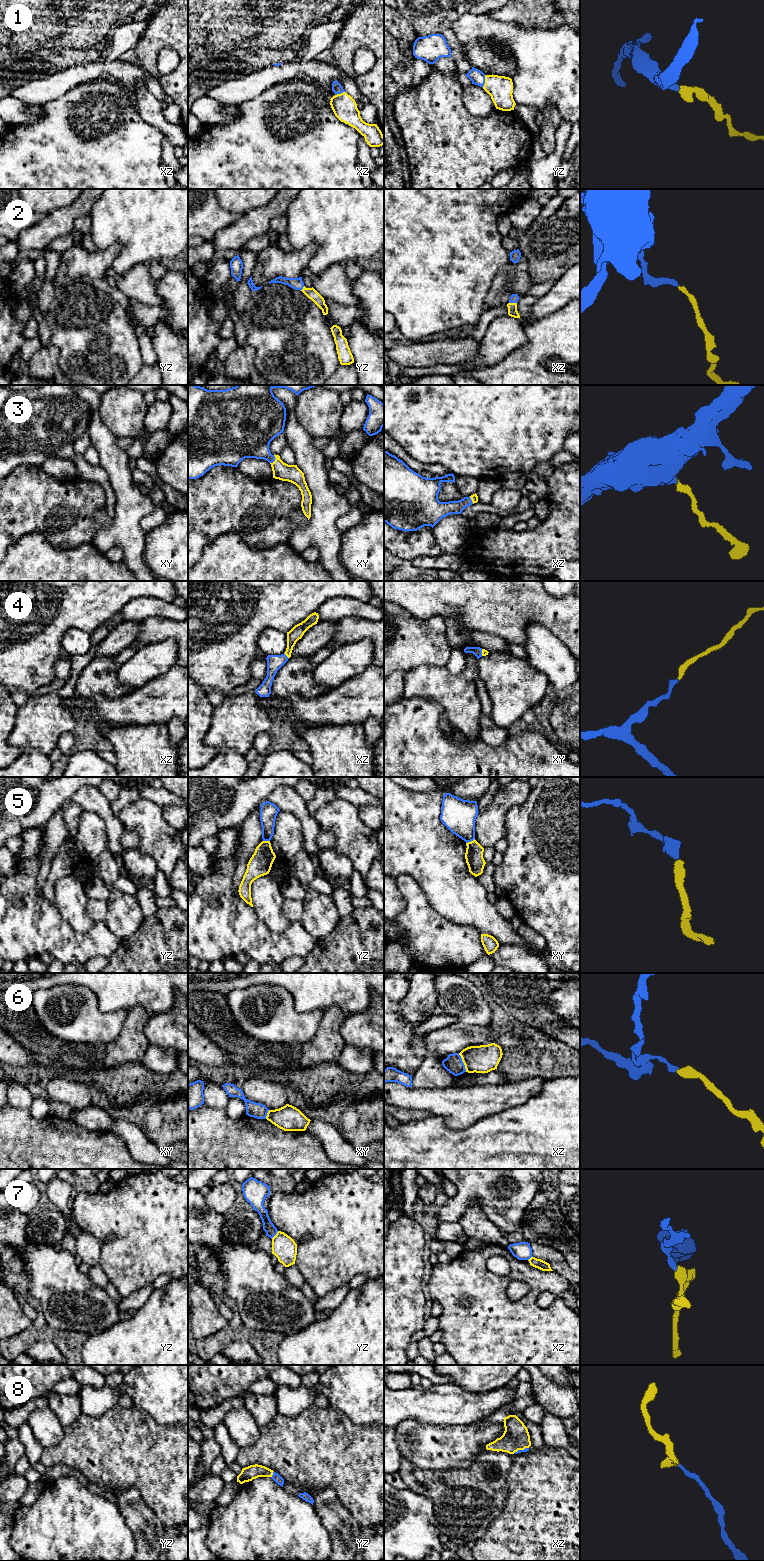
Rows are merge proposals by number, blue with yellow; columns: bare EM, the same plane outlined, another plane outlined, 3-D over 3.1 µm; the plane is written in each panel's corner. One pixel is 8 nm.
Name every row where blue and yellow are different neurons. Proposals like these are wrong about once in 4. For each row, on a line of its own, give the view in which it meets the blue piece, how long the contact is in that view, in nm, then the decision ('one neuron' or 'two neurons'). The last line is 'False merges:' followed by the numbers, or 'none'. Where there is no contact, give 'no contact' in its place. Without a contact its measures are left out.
1: yz | 110 nm | one neuron
2: xz | 60 nm | one neuron
3: xy | 80 nm | one neuron
4: xz | 60 nm | one neuron
5: xy | 80 nm | one neuron
6: xz | 170 nm | two neurons
7: yz | 90 nm | two neurons
8: yz | 60 nm | one neuron
False merges: 6, 7

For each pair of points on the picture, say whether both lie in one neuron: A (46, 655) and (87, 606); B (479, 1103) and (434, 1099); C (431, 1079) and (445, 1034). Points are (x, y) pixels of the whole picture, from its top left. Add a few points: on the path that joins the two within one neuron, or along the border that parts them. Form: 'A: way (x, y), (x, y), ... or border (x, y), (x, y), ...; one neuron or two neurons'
A: way (46, 641), (73, 613); one neuron
B: way (468, 1104), (445, 1102); one neuron
C: way (431, 1068), (431, 1056), (433, 1050), (438, 1045); one neuron

